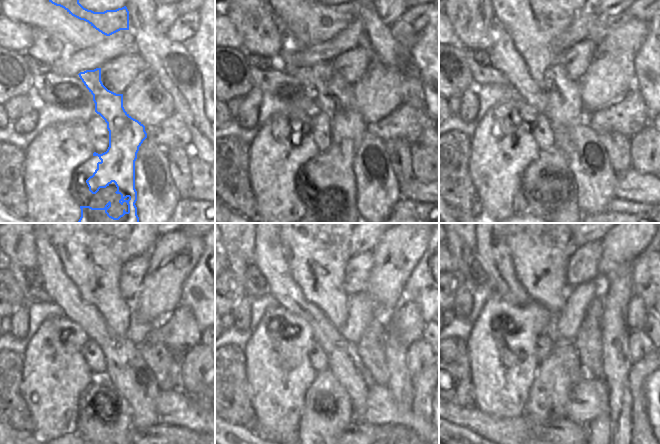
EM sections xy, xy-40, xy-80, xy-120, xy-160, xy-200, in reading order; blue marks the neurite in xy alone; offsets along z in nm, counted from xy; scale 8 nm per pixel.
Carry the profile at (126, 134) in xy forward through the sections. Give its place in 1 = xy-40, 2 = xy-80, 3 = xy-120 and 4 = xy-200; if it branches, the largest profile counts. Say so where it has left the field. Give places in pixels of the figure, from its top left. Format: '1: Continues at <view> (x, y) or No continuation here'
1: Continues at xy-40 (335, 98)
2: Continues at xy-80 (533, 19)
3: Continues at xy-120 (90, 243)
4: Continues at xy-200 (540, 243).

